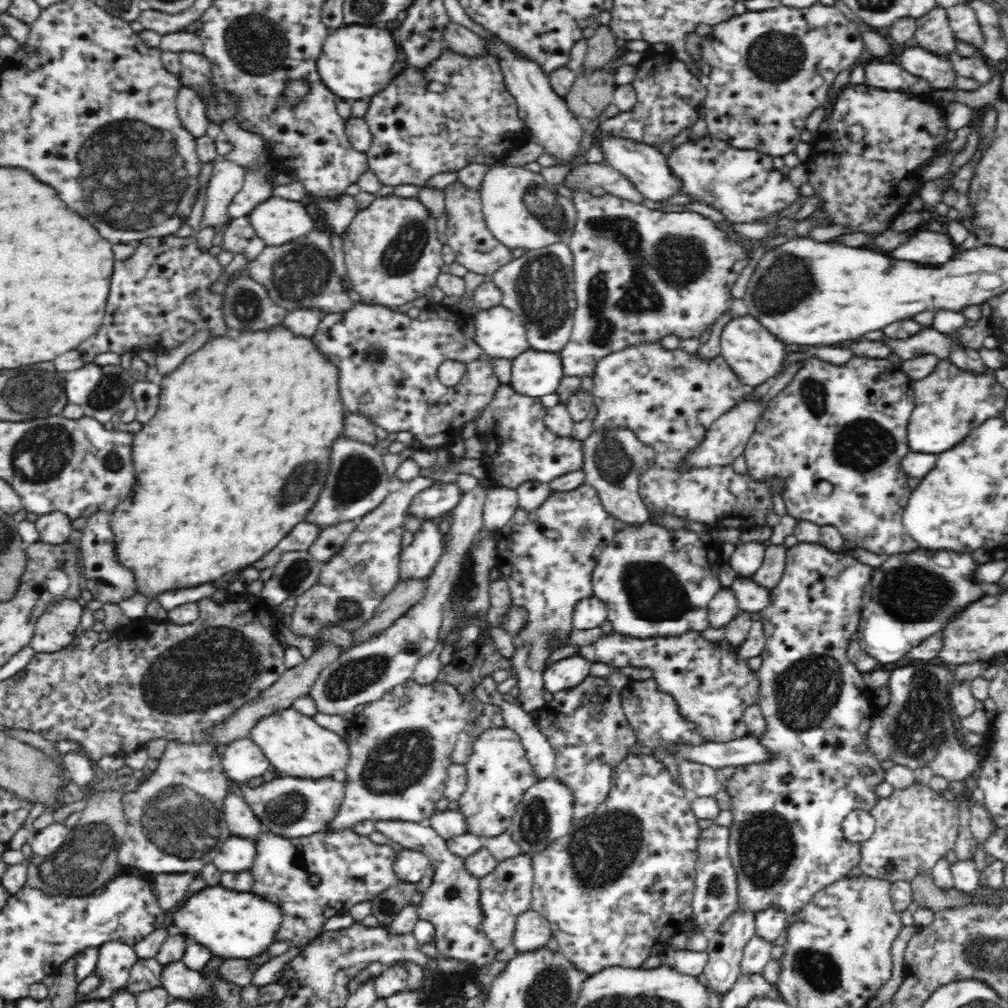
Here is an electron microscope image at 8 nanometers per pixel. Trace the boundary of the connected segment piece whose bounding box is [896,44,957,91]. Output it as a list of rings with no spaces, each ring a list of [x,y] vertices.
[[[914,45],[896,51],[899,65],[910,75],[922,77],[932,88],[947,90],[955,88],[957,73],[948,59],[932,54],[930,51]]]

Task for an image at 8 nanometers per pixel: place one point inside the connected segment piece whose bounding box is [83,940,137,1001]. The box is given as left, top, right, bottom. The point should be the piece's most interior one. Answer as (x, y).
(114, 959)

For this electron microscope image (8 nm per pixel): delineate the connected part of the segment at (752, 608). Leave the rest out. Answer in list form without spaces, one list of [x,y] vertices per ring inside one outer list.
[[[738,576],[730,588],[734,591],[740,611],[748,613],[761,612],[772,600],[772,591],[760,587],[750,577]]]

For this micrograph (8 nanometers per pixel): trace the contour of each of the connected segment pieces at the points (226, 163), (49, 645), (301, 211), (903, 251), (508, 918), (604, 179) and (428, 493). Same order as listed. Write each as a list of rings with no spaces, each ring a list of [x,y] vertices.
[[[224,158],[213,163],[210,180],[206,188],[206,204],[203,209],[201,227],[213,226],[215,232],[222,230],[235,194],[240,192],[245,179],[244,167]]]
[[[58,599],[38,618],[29,646],[36,652],[58,652],[76,635],[83,607],[74,599]]]
[[[270,197],[247,216],[267,245],[280,246],[314,230],[314,220],[301,202]]]
[[[923,226],[918,233],[889,253],[890,257],[923,265],[941,265],[958,253],[951,238],[944,232],[934,234]]]
[[[518,854],[502,860],[490,874],[479,879],[479,910],[482,911],[482,924],[479,930],[490,939],[491,946],[497,951],[513,942],[513,932],[517,916],[532,906],[532,881],[534,871],[530,855]]]
[[[589,161],[574,165],[562,185],[570,190],[591,190],[593,186],[602,186],[606,192],[622,199],[643,205],[645,196],[638,192],[628,177],[614,167],[602,164],[590,164]]]
[[[438,480],[431,487],[416,494],[407,508],[407,514],[418,520],[442,516],[444,512],[453,510],[462,495],[457,483],[442,483]]]

